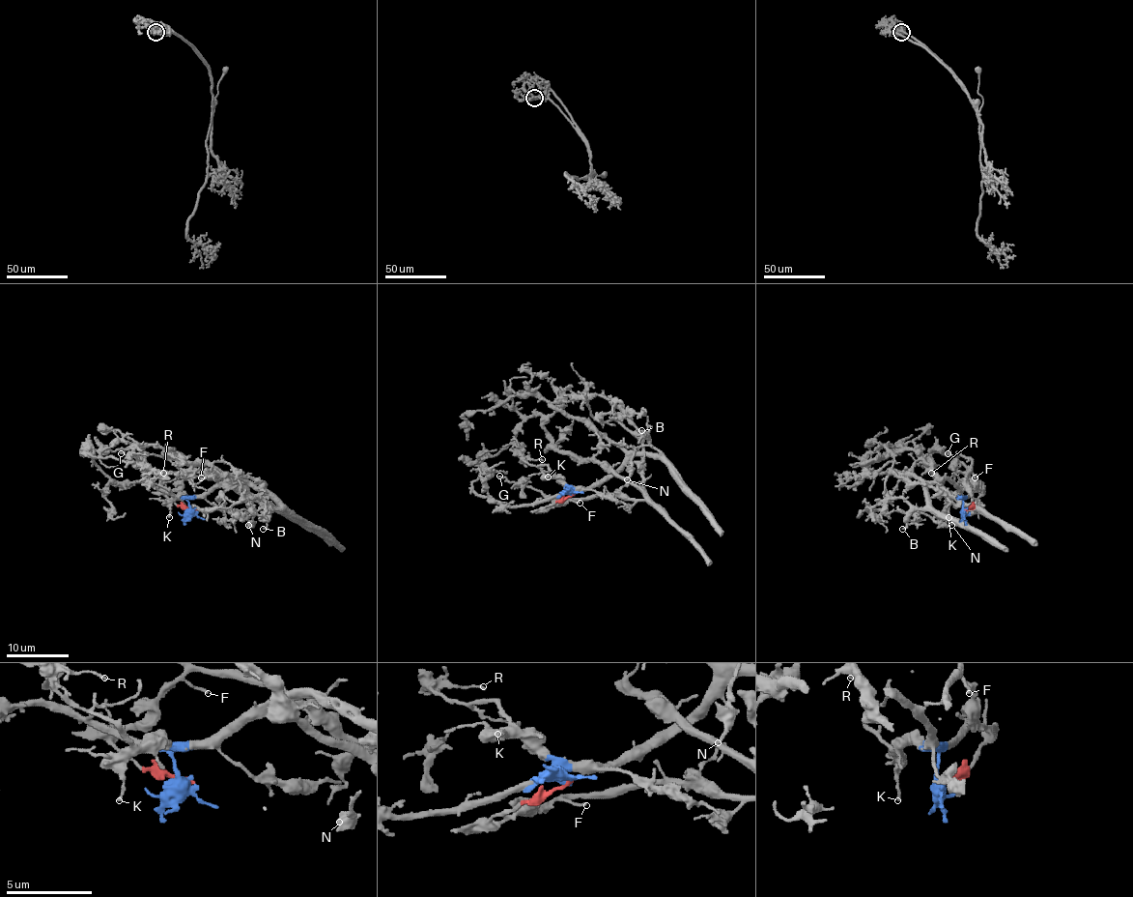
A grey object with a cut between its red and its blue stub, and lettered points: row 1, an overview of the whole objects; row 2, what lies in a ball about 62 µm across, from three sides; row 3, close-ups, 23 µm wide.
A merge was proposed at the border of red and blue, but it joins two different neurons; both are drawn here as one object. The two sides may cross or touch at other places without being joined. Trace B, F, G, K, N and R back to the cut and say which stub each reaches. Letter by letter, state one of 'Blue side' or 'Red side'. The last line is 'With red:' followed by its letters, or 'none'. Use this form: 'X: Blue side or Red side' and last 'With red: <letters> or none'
B: Blue side
F: Red side
G: Red side
K: Blue side
N: Blue side
R: Blue side
With red: F, G

